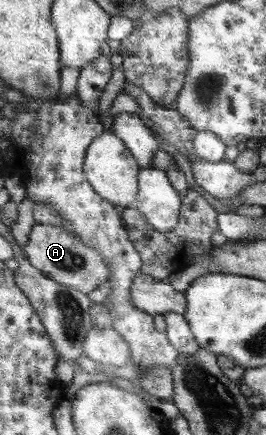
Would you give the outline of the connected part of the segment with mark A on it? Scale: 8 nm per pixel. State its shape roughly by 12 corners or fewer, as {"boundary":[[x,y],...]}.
{"boundary":[[37,224],[25,252],[63,286],[91,294],[109,263],[65,228]]}

